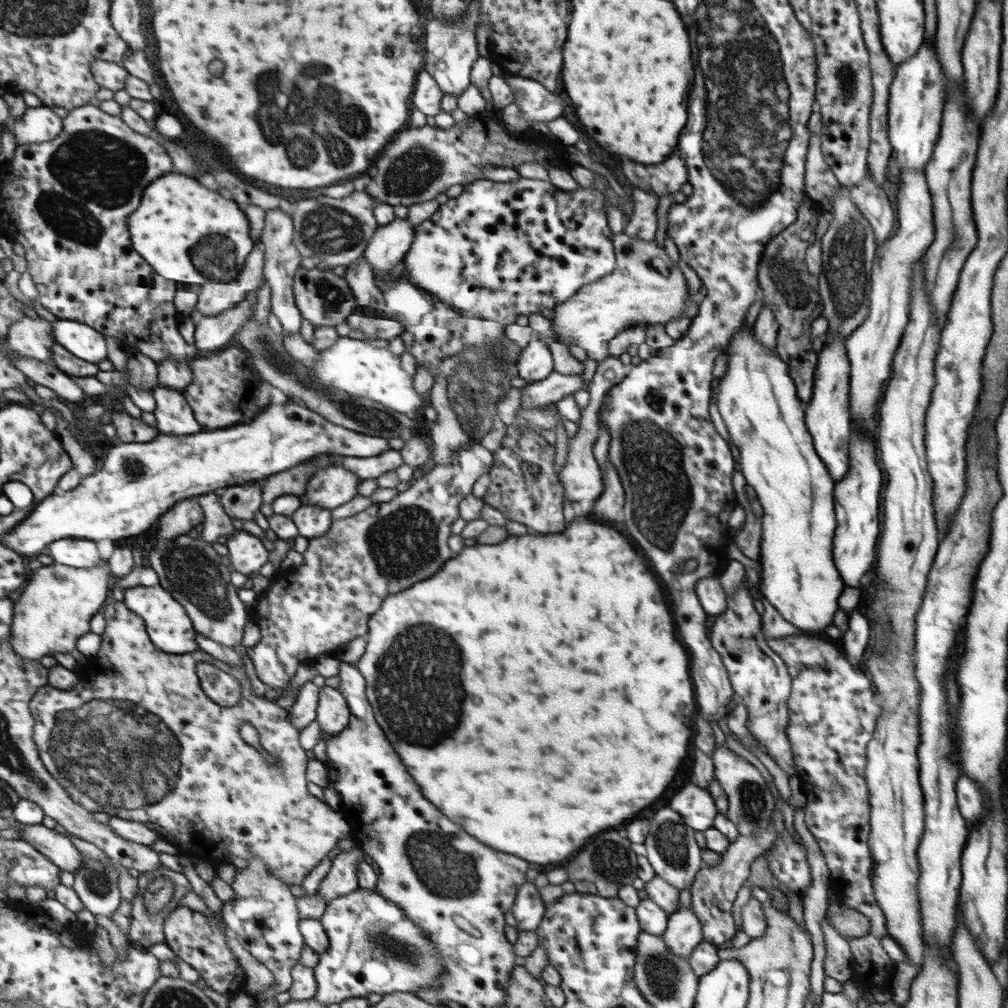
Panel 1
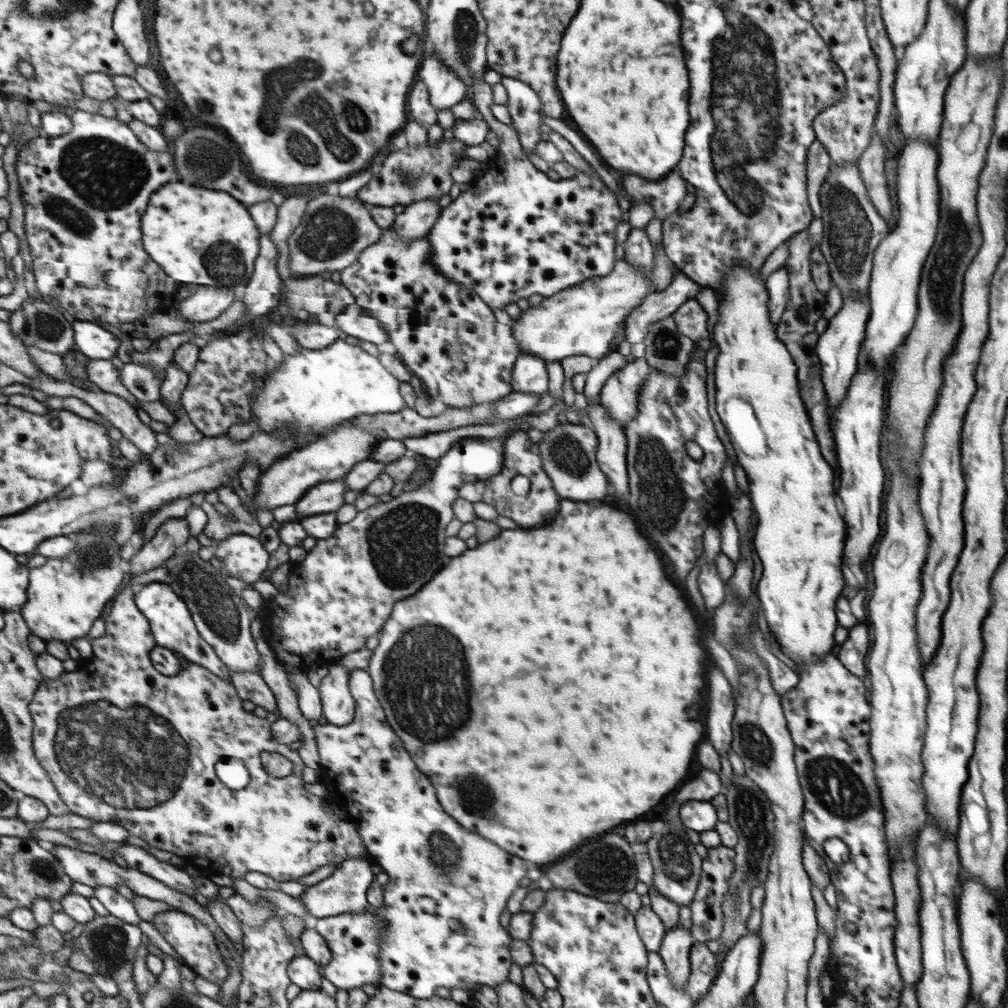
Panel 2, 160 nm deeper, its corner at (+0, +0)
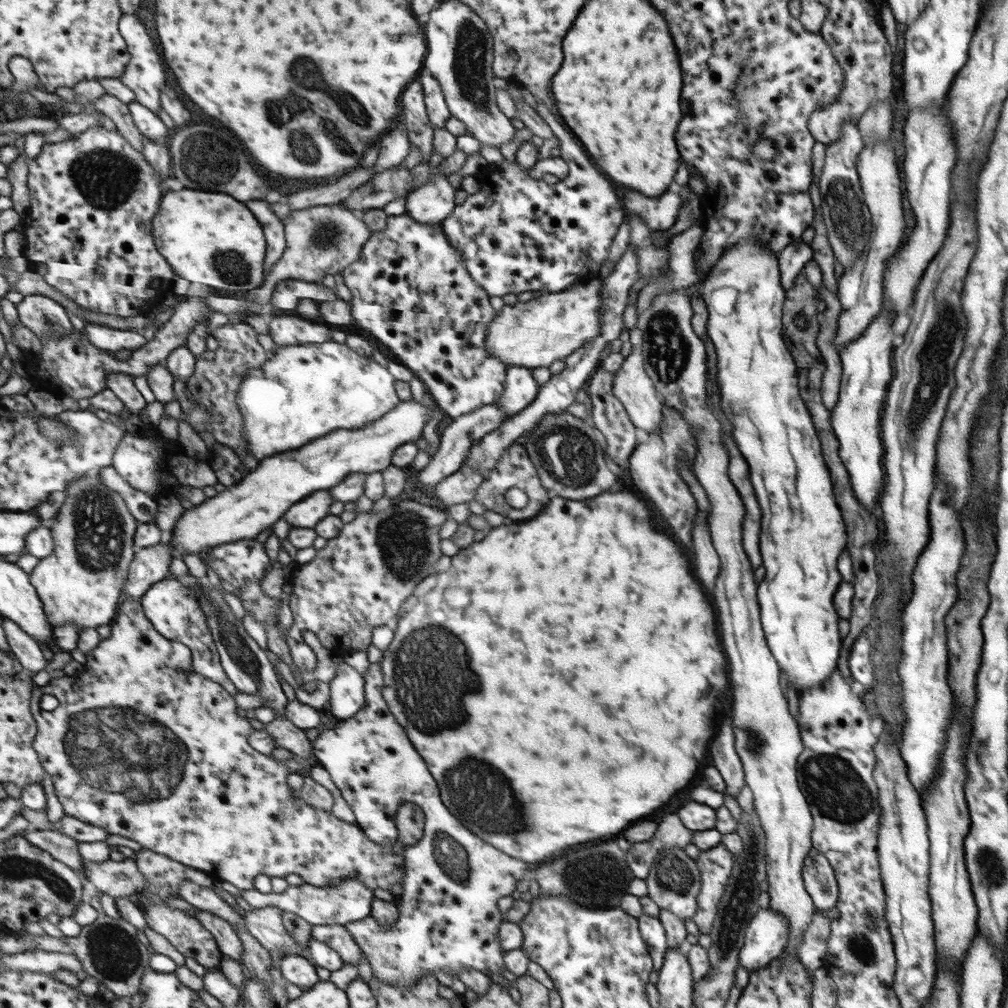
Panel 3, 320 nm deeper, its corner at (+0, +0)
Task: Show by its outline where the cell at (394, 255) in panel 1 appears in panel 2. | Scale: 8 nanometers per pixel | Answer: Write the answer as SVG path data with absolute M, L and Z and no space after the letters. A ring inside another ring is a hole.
M421 200L410 204L399 213L391 230L402 239L415 240L427 237L429 229L440 217L440 208L435 200Z

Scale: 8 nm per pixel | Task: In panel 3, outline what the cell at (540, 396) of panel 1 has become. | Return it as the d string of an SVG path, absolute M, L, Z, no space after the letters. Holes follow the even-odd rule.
M493 402L479 407L475 411L468 412L466 415L455 417L451 422L439 431L439 446L437 451L429 457L428 463L418 474L417 479L423 486L426 487L427 492L434 488L434 486L446 476L453 474L464 462L464 458L468 455L469 449L494 428L497 428L505 420L499 407Z

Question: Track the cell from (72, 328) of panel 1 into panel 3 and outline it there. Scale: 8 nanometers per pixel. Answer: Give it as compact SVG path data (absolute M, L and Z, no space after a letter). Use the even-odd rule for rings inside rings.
M85 323L85 332L97 348L112 354L123 350L133 352L148 341L143 332L119 330L101 324Z

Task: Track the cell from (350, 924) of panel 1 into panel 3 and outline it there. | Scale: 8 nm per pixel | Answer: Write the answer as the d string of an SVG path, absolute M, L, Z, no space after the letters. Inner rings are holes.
M341 924L314 925L311 938L328 944L336 950L344 962L357 966L362 962L363 953L361 945L354 939L350 929Z

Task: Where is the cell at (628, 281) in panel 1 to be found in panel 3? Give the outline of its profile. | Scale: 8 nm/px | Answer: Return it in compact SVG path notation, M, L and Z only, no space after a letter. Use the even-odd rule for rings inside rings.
M599 277L579 282L557 292L539 294L528 302L503 306L488 324L486 351L493 353L507 367L522 366L527 369L548 367L553 360L564 360L601 334L601 307L603 306L603 281Z

